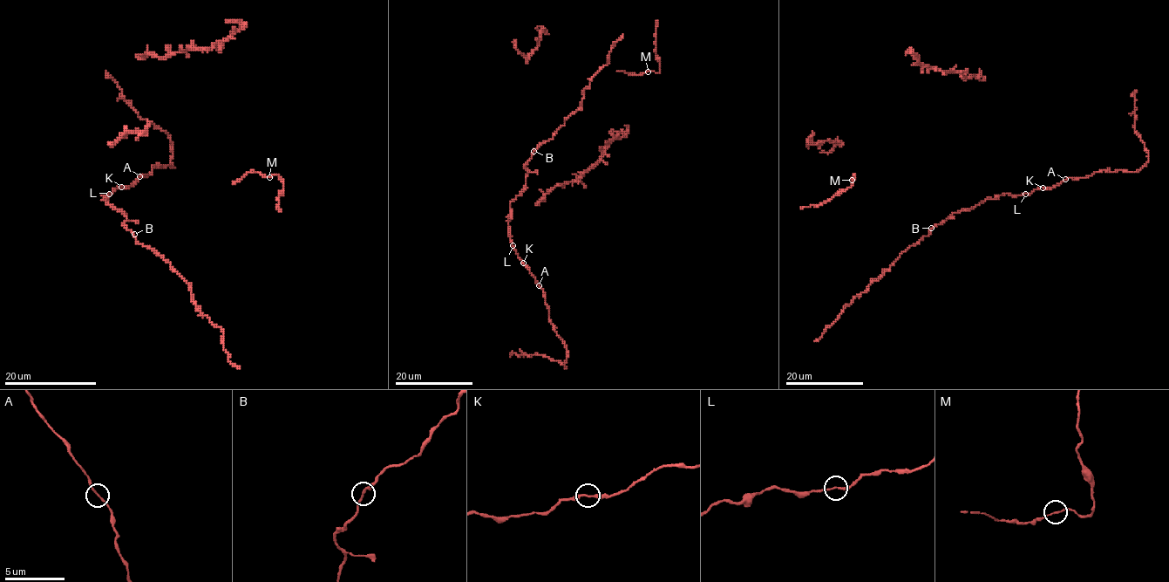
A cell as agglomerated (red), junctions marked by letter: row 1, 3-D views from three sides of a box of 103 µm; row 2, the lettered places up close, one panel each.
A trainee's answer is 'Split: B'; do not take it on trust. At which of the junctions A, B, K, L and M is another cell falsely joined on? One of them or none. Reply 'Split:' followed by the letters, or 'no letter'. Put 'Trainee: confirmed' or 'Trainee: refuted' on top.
Trainee: refuted
Split: no letter

